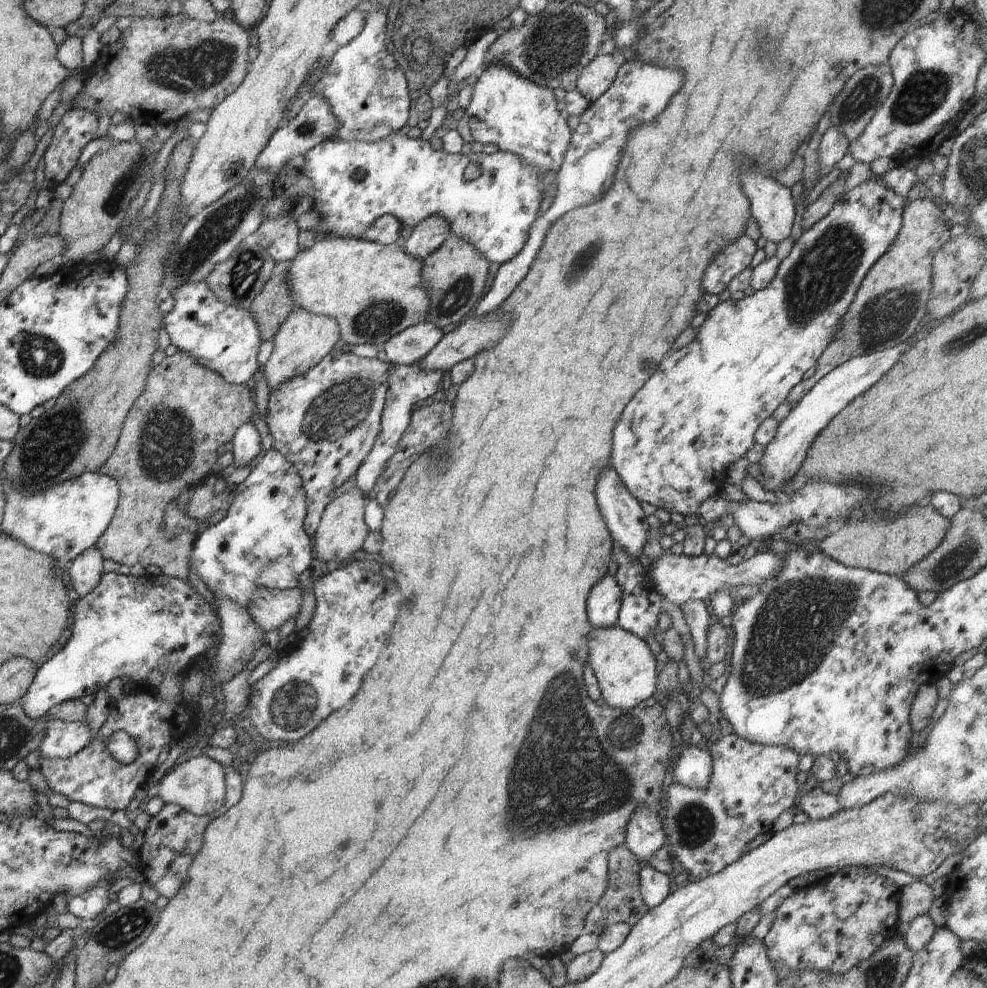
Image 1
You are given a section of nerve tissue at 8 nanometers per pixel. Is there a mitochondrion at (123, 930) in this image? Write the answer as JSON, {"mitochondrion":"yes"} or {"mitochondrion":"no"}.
{"mitochondrion":"yes"}

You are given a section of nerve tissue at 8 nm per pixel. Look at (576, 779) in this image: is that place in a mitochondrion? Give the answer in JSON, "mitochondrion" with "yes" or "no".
{"mitochondrion":"yes"}

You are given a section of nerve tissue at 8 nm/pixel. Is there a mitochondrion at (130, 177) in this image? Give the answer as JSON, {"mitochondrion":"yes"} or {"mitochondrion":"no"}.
{"mitochondrion":"yes"}

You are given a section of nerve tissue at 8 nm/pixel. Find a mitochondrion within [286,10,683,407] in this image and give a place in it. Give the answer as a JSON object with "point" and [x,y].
{"point":[553,47]}

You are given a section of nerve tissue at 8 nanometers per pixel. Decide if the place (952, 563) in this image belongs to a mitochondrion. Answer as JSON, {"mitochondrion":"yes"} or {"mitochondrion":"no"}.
{"mitochondrion":"yes"}

